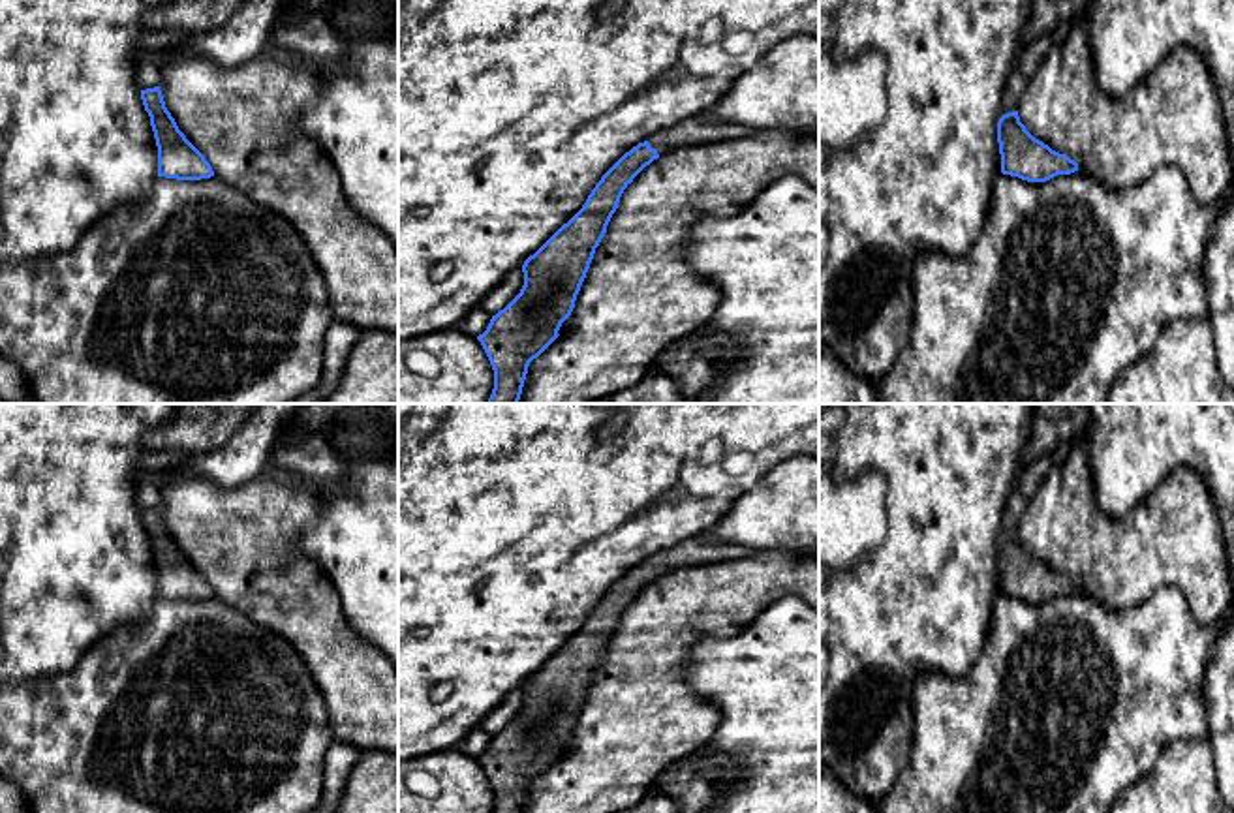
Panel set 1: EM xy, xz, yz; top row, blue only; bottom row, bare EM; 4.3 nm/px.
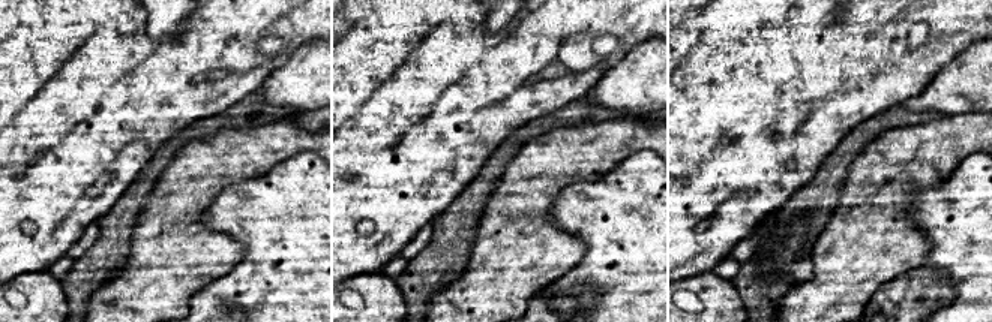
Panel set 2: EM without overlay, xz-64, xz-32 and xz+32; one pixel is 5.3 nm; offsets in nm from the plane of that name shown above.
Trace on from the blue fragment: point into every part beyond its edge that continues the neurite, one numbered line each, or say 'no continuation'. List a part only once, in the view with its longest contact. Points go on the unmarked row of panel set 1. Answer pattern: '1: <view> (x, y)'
1: xz (694, 552)

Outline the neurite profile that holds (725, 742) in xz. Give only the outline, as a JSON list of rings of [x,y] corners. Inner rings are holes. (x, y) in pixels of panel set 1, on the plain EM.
[[[794,595],[774,601],[738,635],[697,642],[686,663],[686,680],[723,713],[712,742],[689,759],[721,753],[746,774],[704,813],[819,813],[819,610]]]

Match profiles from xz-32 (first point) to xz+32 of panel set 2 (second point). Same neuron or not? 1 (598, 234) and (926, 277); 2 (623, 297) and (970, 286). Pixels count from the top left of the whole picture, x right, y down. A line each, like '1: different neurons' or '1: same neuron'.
1: different neurons
2: same neuron

